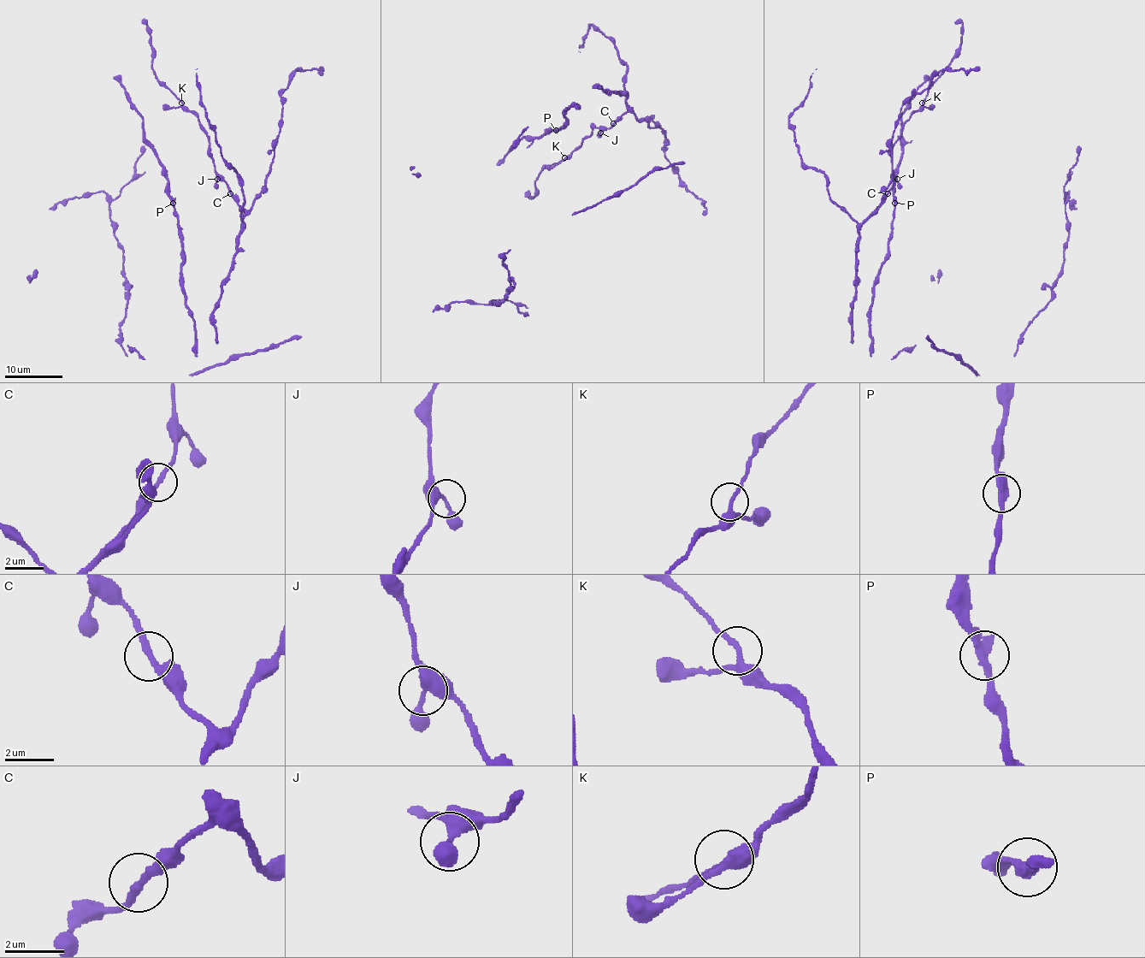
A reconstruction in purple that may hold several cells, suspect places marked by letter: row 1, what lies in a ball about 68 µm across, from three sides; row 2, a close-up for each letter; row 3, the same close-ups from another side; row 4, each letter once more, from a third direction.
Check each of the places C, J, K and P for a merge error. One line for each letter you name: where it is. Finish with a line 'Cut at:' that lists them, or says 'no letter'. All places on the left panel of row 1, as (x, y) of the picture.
Cut at: no letter

